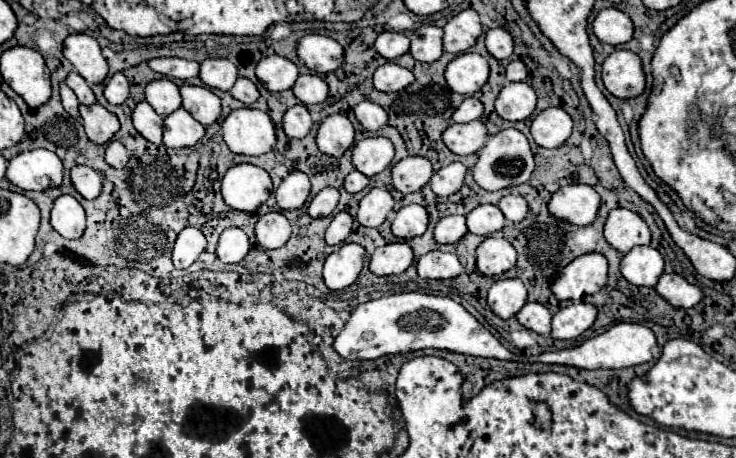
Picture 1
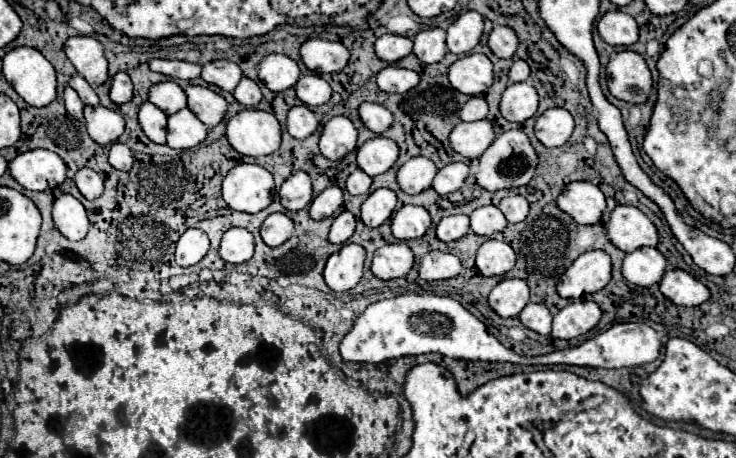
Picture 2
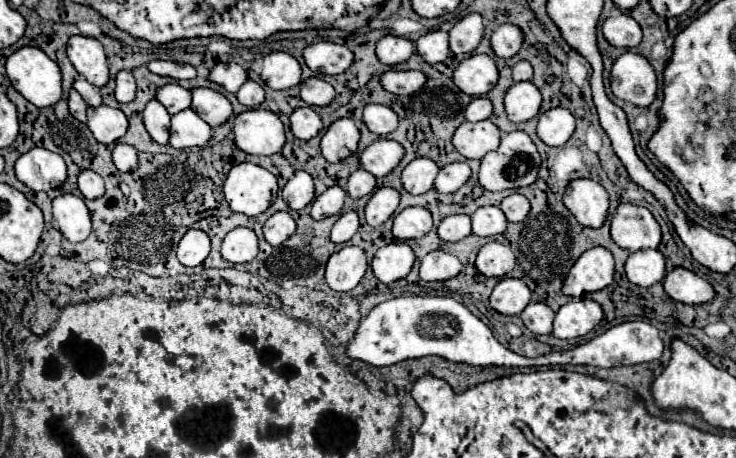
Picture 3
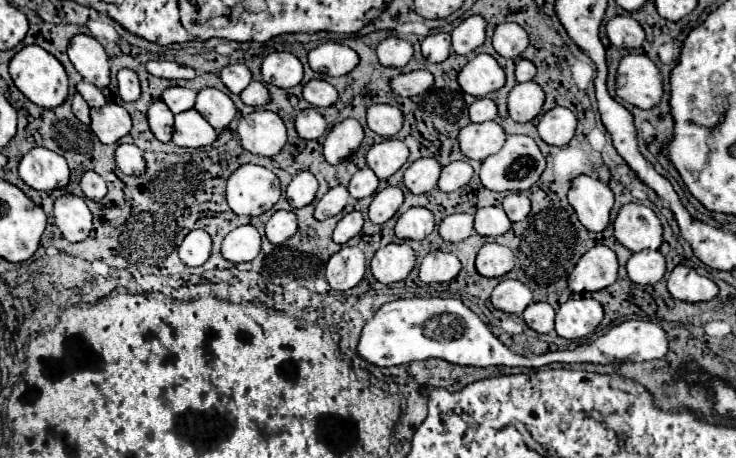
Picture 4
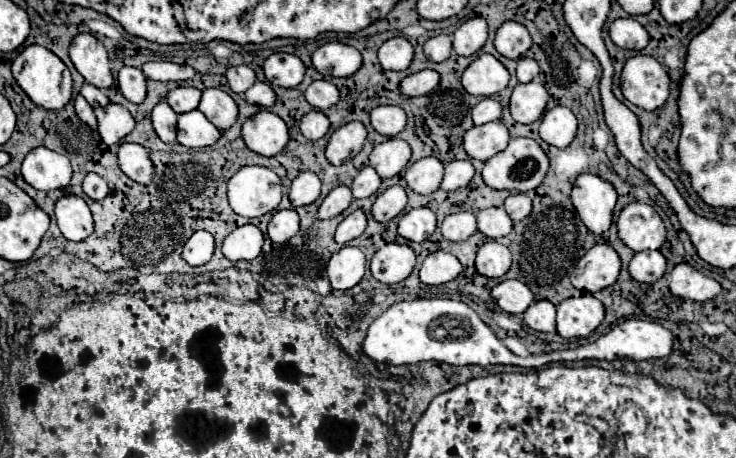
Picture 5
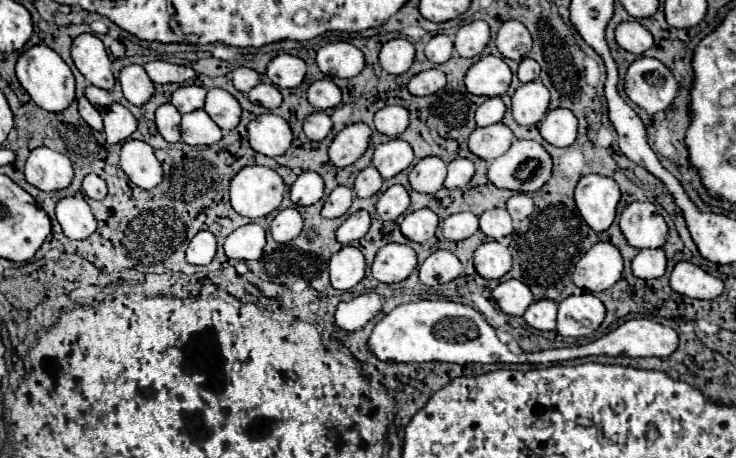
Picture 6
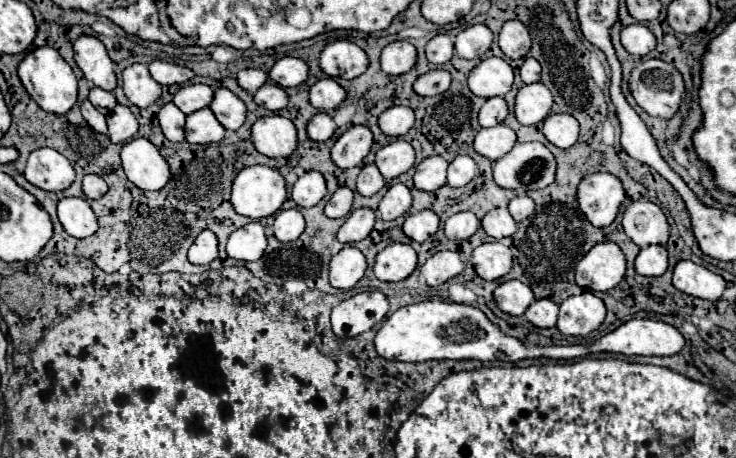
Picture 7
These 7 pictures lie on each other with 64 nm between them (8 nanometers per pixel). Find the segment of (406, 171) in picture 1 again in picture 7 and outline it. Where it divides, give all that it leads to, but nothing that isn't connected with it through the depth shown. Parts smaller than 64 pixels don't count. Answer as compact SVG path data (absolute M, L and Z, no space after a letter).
M430 156L416 166L414 186L426 192L442 188L446 184L446 170L448 162L442 156Z

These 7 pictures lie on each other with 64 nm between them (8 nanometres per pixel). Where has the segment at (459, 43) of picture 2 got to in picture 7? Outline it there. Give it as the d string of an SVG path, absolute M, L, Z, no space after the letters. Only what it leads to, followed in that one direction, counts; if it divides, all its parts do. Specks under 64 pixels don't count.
M474 24L470 28L464 28L454 38L454 48L460 58L480 58L490 50L492 44L492 32L484 24Z

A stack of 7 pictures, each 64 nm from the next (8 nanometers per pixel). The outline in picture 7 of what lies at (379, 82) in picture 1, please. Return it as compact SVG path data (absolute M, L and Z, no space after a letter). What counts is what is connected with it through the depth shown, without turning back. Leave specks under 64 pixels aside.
M430 70L414 82L414 92L420 96L436 96L450 88L452 76L446 70Z

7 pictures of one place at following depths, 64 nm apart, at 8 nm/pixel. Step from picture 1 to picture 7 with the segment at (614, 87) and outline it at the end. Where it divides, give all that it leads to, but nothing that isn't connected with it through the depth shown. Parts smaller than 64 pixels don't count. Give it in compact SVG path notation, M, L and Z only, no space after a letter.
M646 58L630 74L630 92L640 108L656 118L674 118L684 96L682 74L664 60Z

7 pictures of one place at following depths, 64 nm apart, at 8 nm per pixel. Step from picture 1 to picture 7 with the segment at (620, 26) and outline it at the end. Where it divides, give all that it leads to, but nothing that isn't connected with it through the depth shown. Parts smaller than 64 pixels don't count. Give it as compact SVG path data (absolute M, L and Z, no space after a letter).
M632 24L622 30L622 46L632 56L646 56L656 48L656 36L646 24Z

